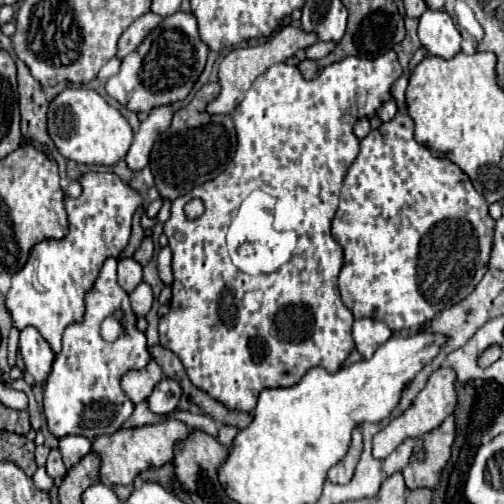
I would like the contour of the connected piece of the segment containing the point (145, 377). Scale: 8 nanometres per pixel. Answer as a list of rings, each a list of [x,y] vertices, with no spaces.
[[[151,360],[143,370],[129,370],[121,378],[121,386],[123,386],[125,394],[131,398],[131,402],[139,404],[149,398],[151,390],[161,380],[161,376],[163,376],[163,372],[161,372],[159,364],[155,360]]]

